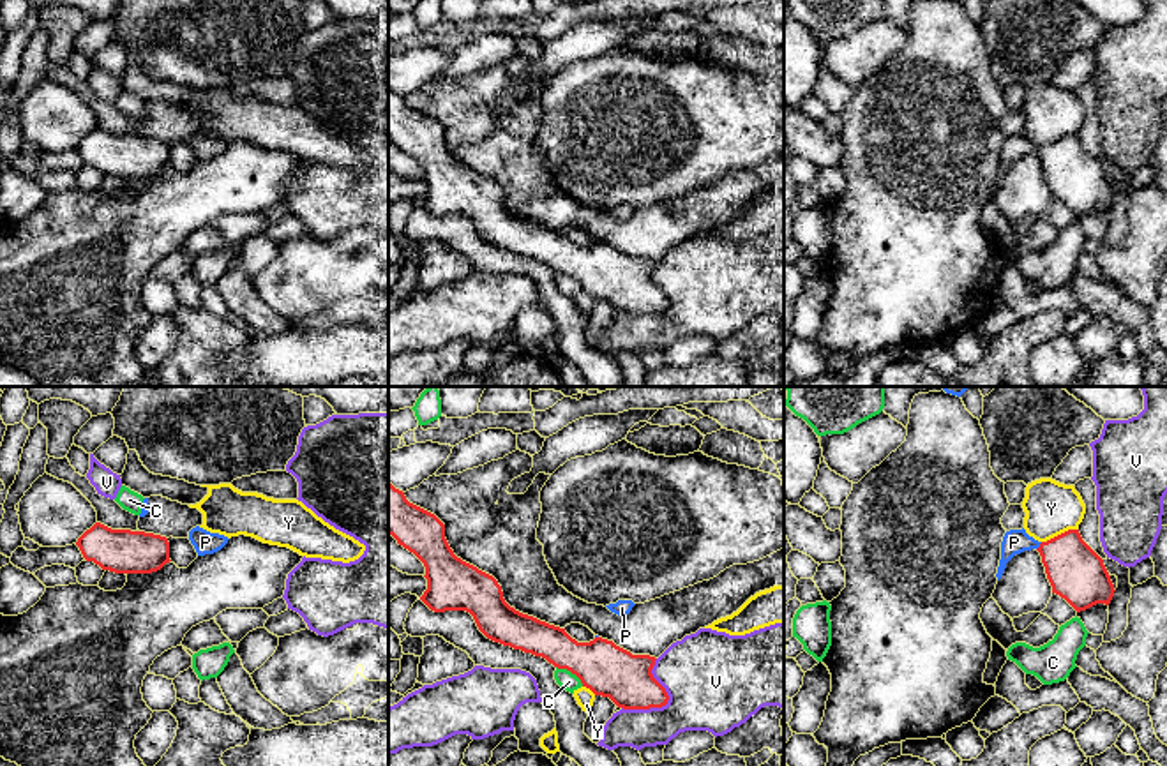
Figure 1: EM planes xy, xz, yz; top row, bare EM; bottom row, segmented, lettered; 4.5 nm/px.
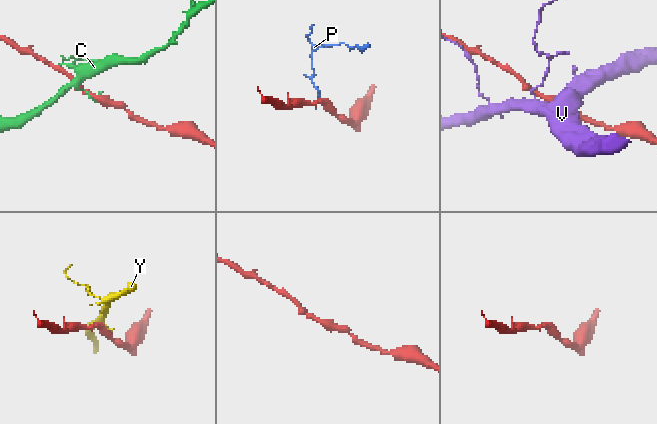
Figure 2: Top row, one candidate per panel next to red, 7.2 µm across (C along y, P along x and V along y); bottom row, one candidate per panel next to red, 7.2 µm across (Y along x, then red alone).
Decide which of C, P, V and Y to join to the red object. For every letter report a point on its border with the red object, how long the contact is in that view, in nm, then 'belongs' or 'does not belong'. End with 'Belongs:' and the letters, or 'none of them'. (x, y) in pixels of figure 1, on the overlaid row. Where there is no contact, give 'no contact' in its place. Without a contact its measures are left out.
C: meets red in xz at (571, 671); contact 160 nm long; does not belong
P: meets red in yz at (1040, 546); contact 50 nm long; belongs
V: meets red in xz at (666, 703); contact 280 nm long; does not belong
Y: meets red in yz at (1061, 533); contact 180 nm long; does not belong
Belongs: P

